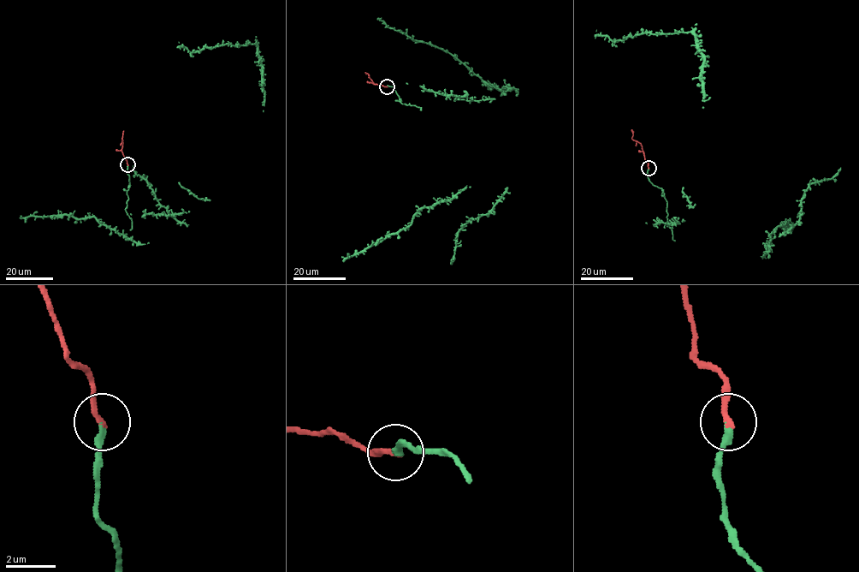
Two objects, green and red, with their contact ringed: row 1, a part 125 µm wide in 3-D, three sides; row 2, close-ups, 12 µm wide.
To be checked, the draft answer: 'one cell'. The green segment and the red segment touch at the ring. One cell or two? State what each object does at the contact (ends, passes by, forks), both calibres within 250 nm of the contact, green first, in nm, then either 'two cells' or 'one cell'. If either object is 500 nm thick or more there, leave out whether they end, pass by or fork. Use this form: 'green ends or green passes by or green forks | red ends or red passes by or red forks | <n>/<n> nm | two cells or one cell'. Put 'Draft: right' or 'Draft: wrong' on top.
Draft: right
green ends | red ends | 260/240 nm | one cell

